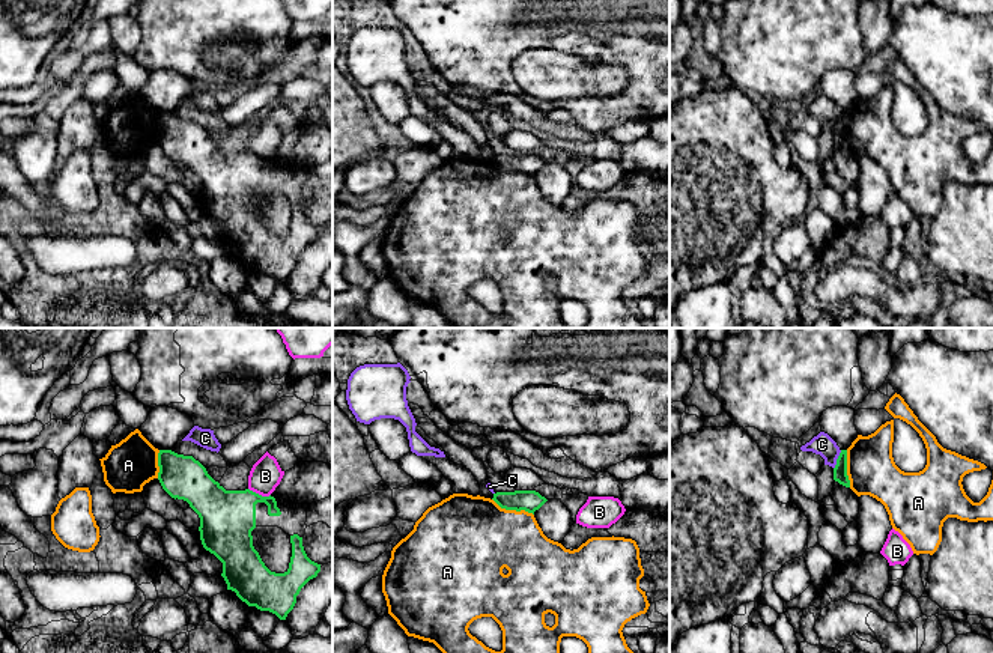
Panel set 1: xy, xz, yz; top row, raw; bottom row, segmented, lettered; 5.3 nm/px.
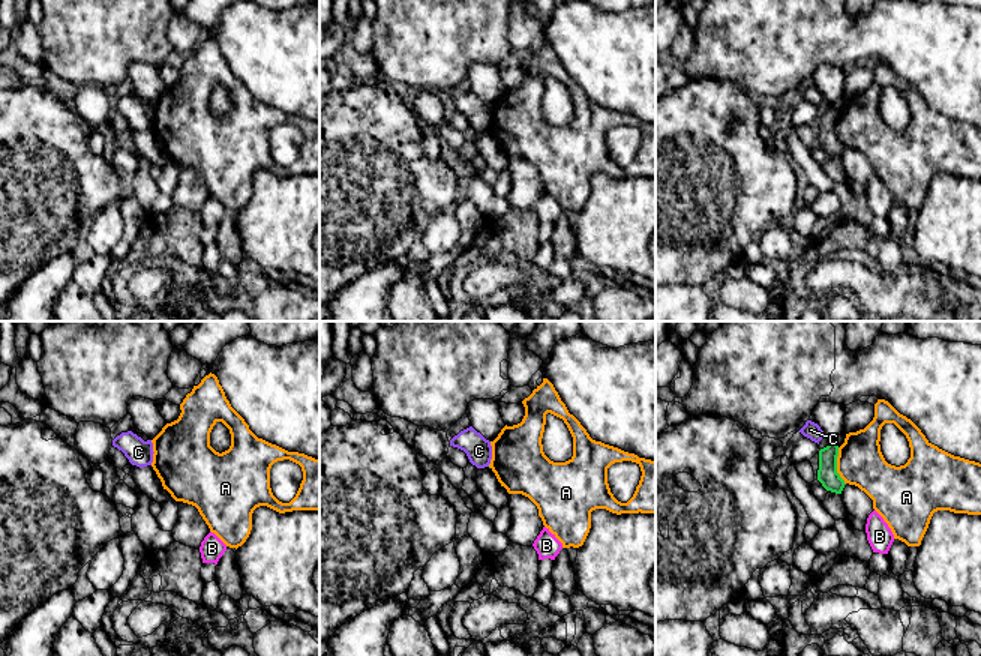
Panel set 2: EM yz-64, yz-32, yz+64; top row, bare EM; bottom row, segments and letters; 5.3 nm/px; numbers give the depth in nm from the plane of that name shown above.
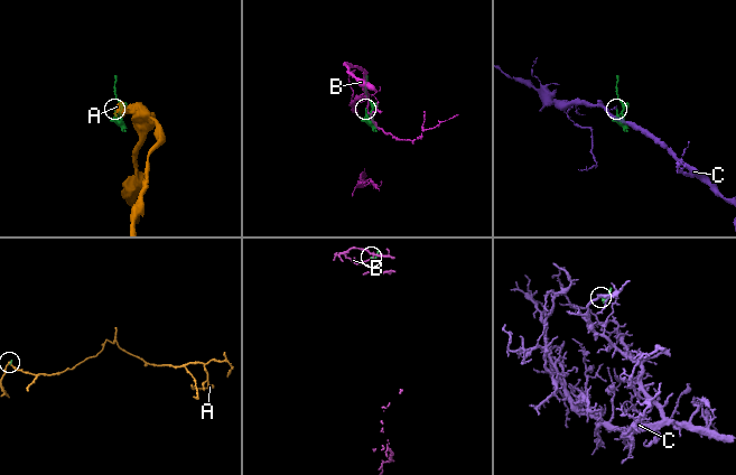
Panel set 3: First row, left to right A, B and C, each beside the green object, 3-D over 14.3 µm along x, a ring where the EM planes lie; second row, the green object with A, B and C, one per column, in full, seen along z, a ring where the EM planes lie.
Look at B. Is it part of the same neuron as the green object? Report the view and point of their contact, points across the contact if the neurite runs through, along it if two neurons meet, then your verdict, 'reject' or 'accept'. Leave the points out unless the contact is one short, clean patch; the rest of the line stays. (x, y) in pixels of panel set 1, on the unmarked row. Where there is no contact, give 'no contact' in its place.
xy (258, 157) | along xy (249, 151), (262, 158), (270, 158) | reject

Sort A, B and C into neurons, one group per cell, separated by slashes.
A / B / C

